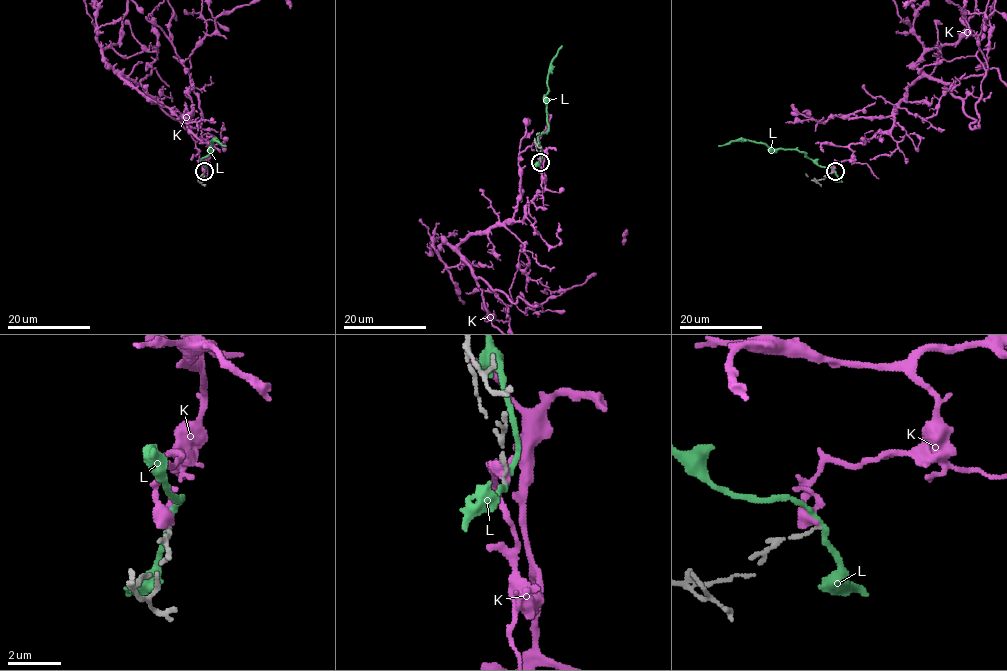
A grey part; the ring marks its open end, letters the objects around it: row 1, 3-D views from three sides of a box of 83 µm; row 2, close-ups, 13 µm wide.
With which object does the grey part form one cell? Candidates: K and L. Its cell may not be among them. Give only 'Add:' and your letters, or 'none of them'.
Add: none of them

